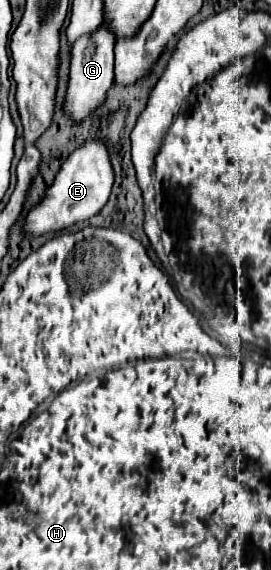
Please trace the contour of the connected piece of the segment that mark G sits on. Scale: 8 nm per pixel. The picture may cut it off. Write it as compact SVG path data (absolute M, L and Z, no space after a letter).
M101 24L95 32L83 34L73 44L73 60L71 60L71 80L67 90L65 108L73 116L73 120L81 120L91 114L107 96L109 86L113 84L113 48L115 48L115 34L111 28Z

